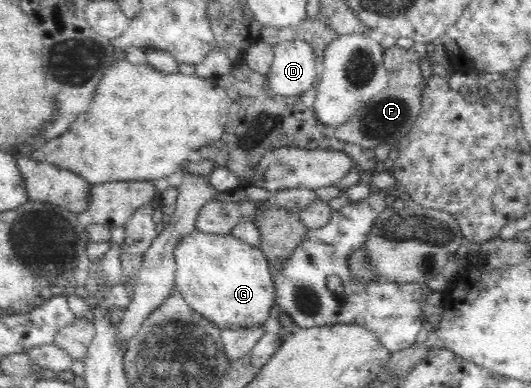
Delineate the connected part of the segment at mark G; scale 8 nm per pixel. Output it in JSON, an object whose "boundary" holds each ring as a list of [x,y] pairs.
{"boundary":[[[197,230],[178,243],[175,257],[175,289],[198,314],[223,329],[264,324],[275,302],[269,264],[258,246],[229,235],[202,234]]]}

